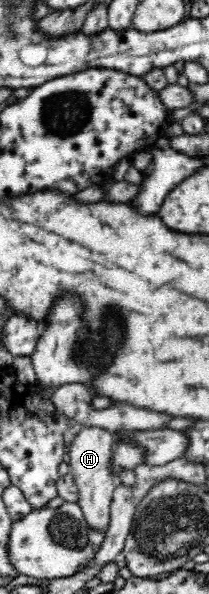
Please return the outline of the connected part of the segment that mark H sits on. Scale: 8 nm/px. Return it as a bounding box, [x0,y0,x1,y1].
[68,427,121,533]

